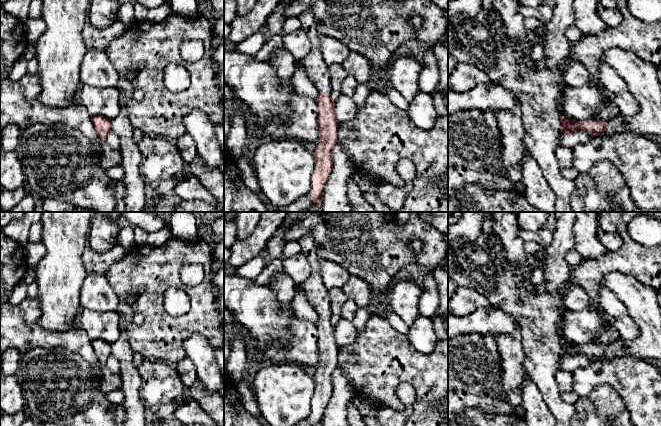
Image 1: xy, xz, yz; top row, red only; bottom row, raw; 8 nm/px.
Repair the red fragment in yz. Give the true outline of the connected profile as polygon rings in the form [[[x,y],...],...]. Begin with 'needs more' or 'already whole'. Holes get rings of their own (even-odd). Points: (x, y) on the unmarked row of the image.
already whole; [[[560,341],[561,346],[561,356],[560,357],[576,357],[580,354],[587,355],[589,358],[599,360],[607,350],[607,345],[605,344],[575,344],[566,341]]]

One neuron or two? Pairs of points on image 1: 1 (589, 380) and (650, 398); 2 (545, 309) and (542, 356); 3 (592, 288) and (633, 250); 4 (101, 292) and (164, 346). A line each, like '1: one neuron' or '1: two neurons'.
1: one neuron
2: one neuron
3: one neuron
4: two neurons

